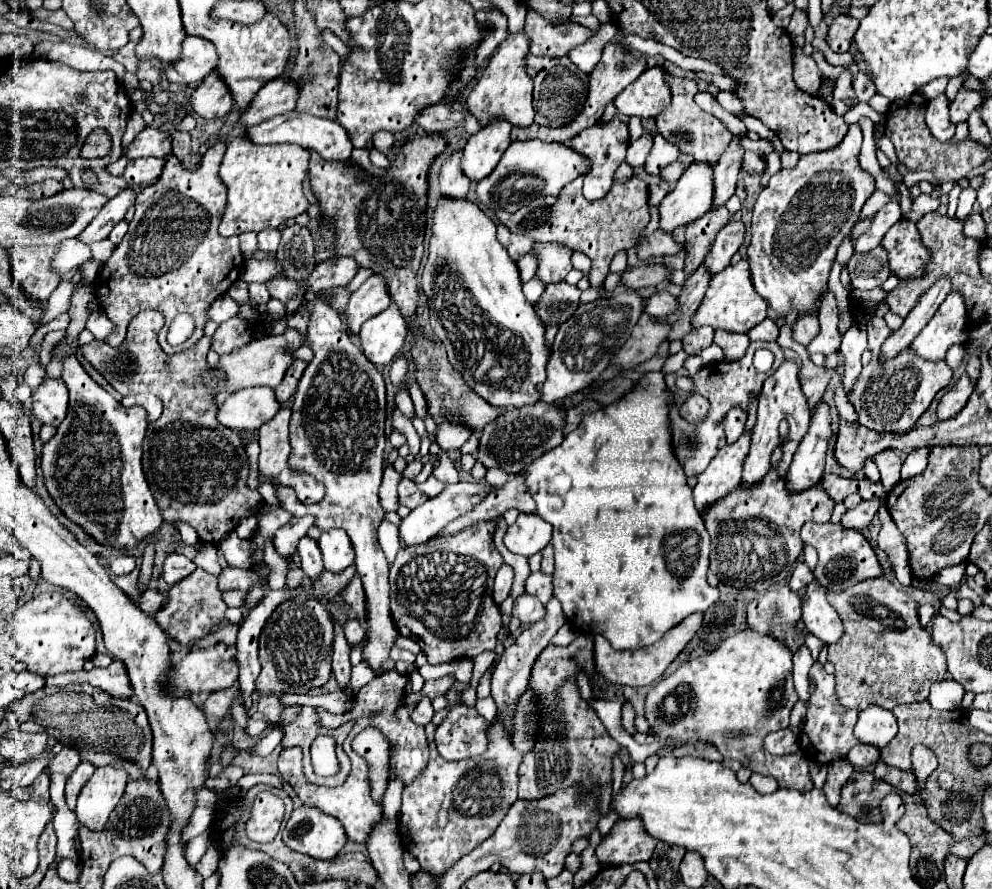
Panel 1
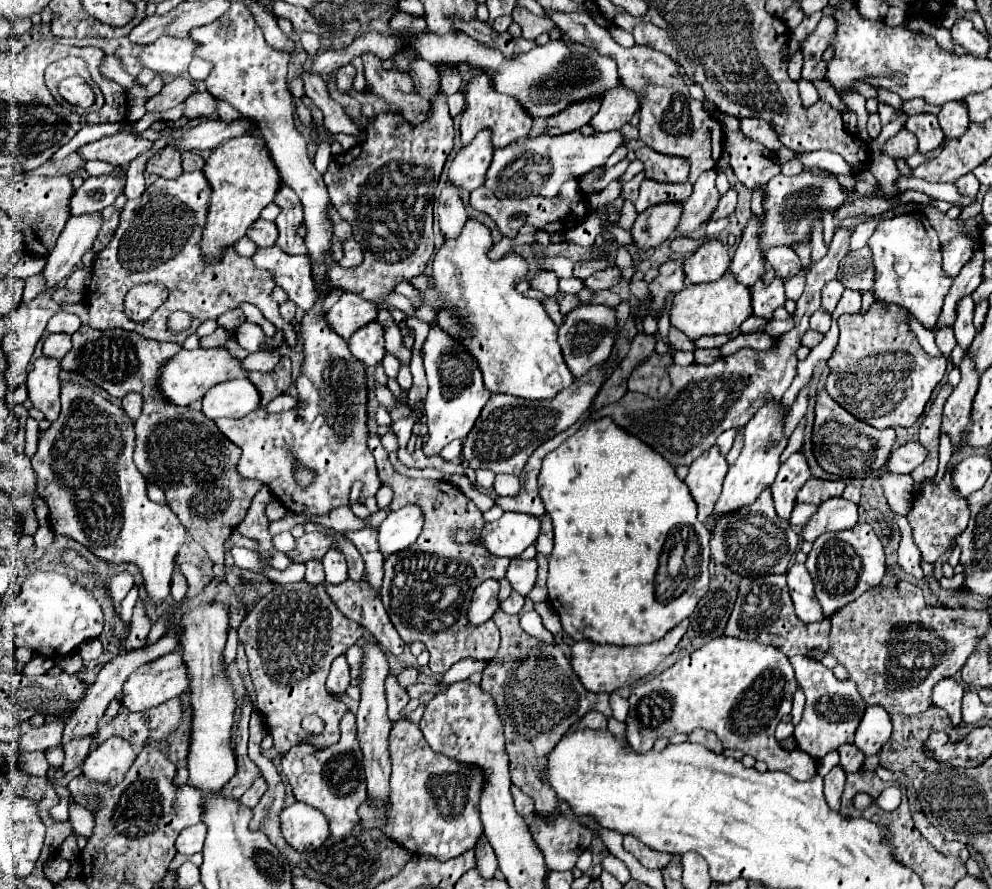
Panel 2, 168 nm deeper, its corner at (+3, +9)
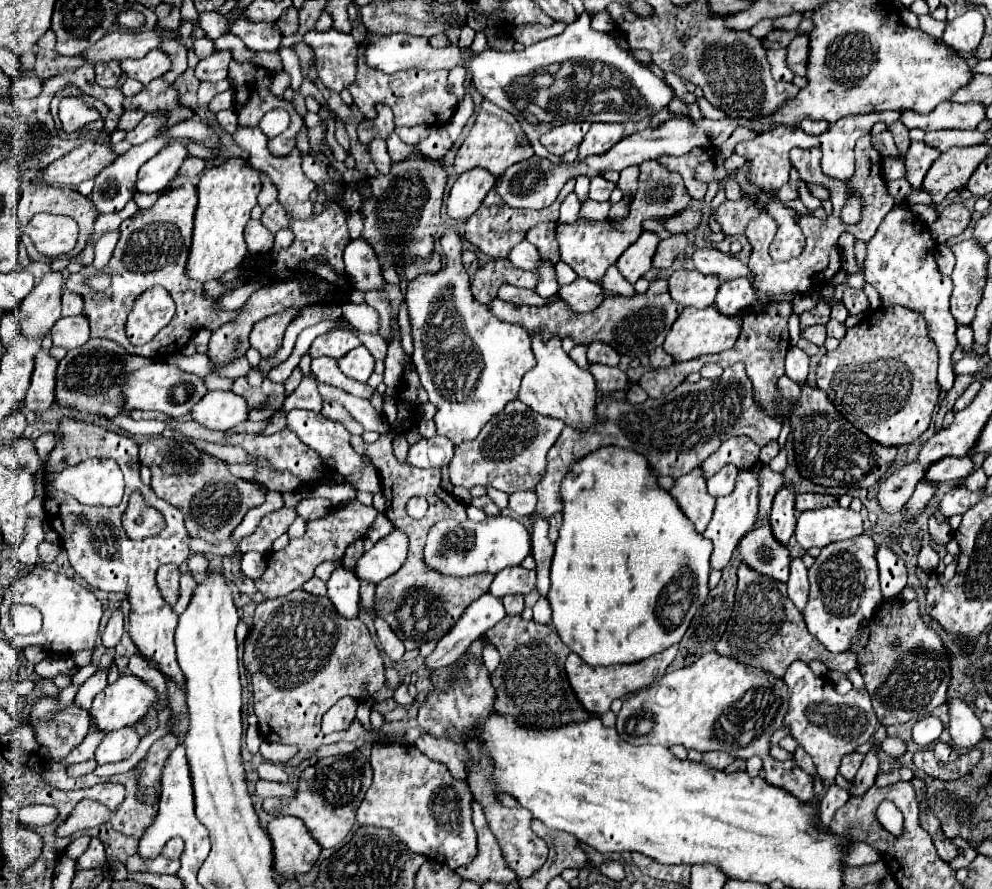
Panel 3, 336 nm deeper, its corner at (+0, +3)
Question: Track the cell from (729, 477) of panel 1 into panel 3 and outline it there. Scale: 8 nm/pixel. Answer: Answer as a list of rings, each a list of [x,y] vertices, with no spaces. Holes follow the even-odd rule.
[[[697,468],[697,470],[691,470],[689,474],[681,476],[675,482],[675,486],[671,488],[671,494],[681,504],[681,510],[685,510],[685,516],[689,520],[693,520],[695,530],[699,534],[703,534],[713,516],[713,508],[715,508],[715,500],[717,500],[715,496],[711,496],[707,492],[707,478],[705,478],[703,470]]]

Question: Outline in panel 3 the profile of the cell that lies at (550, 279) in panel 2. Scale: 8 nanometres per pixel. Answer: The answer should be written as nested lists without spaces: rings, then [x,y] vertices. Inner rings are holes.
[[[503,284],[497,294],[501,300],[513,302],[513,304],[529,304],[529,306],[541,306],[547,304],[547,298],[541,298],[535,290],[525,290],[525,288],[515,288],[511,284]]]

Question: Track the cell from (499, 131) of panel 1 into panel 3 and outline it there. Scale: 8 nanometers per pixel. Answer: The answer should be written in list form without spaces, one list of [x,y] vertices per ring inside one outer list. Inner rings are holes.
[[[471,168],[461,174],[449,194],[447,214],[455,220],[467,220],[493,188],[495,178],[485,168]]]

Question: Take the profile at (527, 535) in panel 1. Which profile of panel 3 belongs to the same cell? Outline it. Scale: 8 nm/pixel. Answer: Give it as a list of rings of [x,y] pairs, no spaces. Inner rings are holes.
[[[497,516],[485,522],[457,522],[441,520],[437,522],[427,536],[425,544],[425,562],[431,568],[443,570],[453,576],[469,576],[477,572],[501,572],[503,568],[517,566],[531,552],[531,534],[529,530],[511,516]]]

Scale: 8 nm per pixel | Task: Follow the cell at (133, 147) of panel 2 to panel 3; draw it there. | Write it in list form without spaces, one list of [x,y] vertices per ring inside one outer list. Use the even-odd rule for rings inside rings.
[[[87,142],[79,146],[77,150],[71,150],[63,158],[55,160],[47,166],[43,172],[43,178],[47,184],[81,184],[83,180],[95,178],[105,166],[113,164],[117,154],[111,150],[111,144],[97,144]]]

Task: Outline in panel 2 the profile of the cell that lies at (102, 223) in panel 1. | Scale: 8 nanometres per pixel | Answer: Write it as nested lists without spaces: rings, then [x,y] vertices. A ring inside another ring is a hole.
[[[98,212],[72,216],[72,220],[68,220],[64,232],[58,238],[56,248],[46,258],[46,266],[42,270],[42,278],[44,278],[42,292],[56,288],[64,278],[72,274],[80,258],[92,248],[92,242],[100,230],[100,224],[102,224],[102,218]]]

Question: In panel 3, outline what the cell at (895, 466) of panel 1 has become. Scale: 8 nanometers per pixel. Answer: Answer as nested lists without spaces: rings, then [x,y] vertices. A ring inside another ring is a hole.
[[[967,456],[965,458],[941,458],[927,468],[925,478],[931,482],[959,480],[959,478],[965,478],[971,470],[973,470],[973,462]]]

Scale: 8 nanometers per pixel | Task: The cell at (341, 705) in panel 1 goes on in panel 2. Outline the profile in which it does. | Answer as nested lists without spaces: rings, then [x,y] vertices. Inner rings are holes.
[[[414,667],[404,669],[397,675],[397,681],[400,685],[412,685],[417,683],[418,670]]]

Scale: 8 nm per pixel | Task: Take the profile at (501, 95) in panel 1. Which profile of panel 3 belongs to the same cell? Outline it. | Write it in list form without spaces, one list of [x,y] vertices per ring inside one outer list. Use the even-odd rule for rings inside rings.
[[[483,100],[475,114],[475,122],[473,122],[467,138],[463,140],[463,144],[457,150],[455,172],[461,174],[465,170],[481,166],[481,168],[489,170],[493,176],[501,176],[505,172],[505,168],[509,168],[515,162],[525,160],[525,158],[531,158],[531,156],[533,156],[533,146],[527,140],[525,132],[521,130],[519,122],[509,112],[501,110],[499,106],[491,104],[489,100]]]

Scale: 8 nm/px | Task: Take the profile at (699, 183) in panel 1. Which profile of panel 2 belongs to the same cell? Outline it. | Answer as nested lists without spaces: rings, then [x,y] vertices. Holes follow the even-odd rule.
[[[658,204],[638,214],[630,236],[636,254],[644,254],[668,240],[680,220],[682,204]]]

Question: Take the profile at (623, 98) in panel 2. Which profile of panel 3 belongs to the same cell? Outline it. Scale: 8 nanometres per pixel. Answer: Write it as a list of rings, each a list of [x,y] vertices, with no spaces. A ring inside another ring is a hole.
[[[593,122],[579,146],[579,158],[607,152],[623,136],[621,122]]]

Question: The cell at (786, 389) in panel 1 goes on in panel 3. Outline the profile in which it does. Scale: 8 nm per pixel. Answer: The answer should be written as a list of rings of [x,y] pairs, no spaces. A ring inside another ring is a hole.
[[[759,462],[749,466],[749,468],[739,470],[733,492],[717,498],[713,518],[707,526],[707,530],[703,532],[703,536],[709,538],[715,544],[713,554],[711,554],[711,568],[719,568],[719,570],[725,568],[733,550],[735,550],[735,546],[737,546],[737,542],[741,540],[741,536],[755,526],[757,514],[759,514],[759,474],[761,474],[761,464]]]

